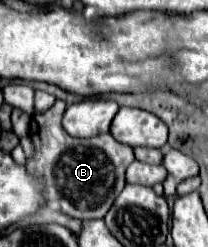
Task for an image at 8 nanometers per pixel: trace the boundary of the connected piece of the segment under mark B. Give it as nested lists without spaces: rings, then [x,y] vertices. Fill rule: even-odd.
[[[56,100],[52,108],[32,116],[30,138],[34,154],[26,160],[26,168],[28,172],[44,176],[44,196],[48,204],[58,206],[64,214],[78,220],[104,218],[124,188],[124,172],[134,160],[134,152],[130,146],[114,140],[112,134],[98,134],[94,138],[68,136],[58,122],[58,104],[66,102]]]

